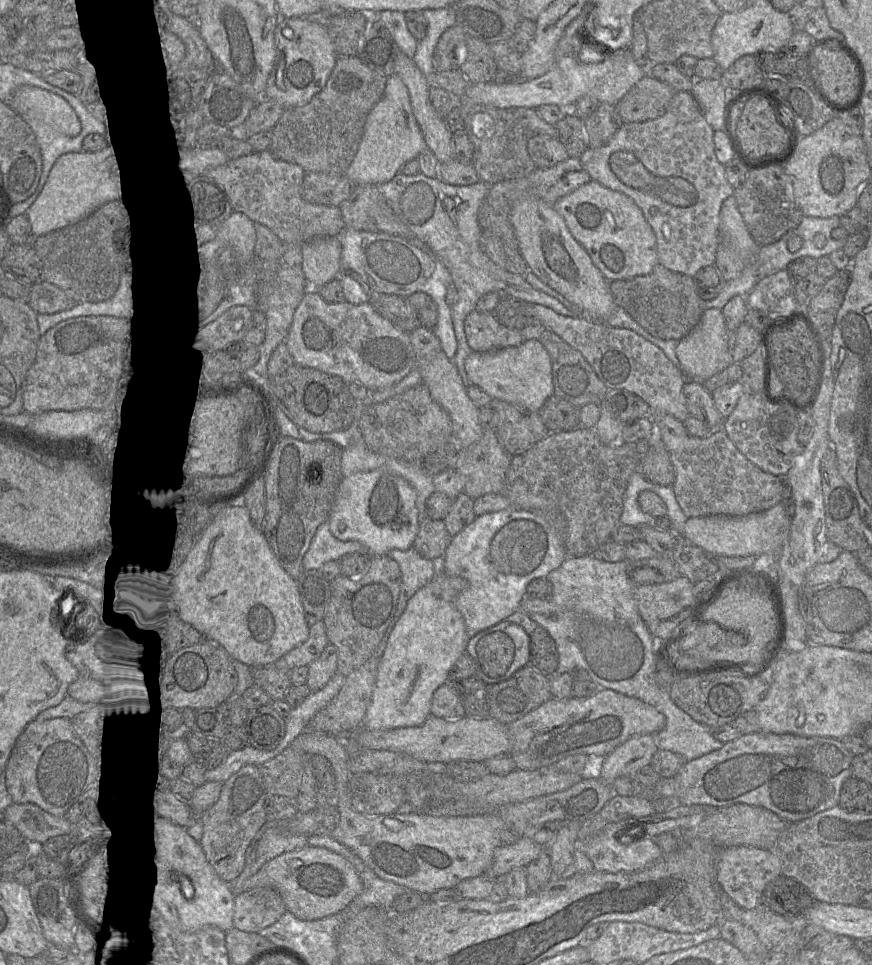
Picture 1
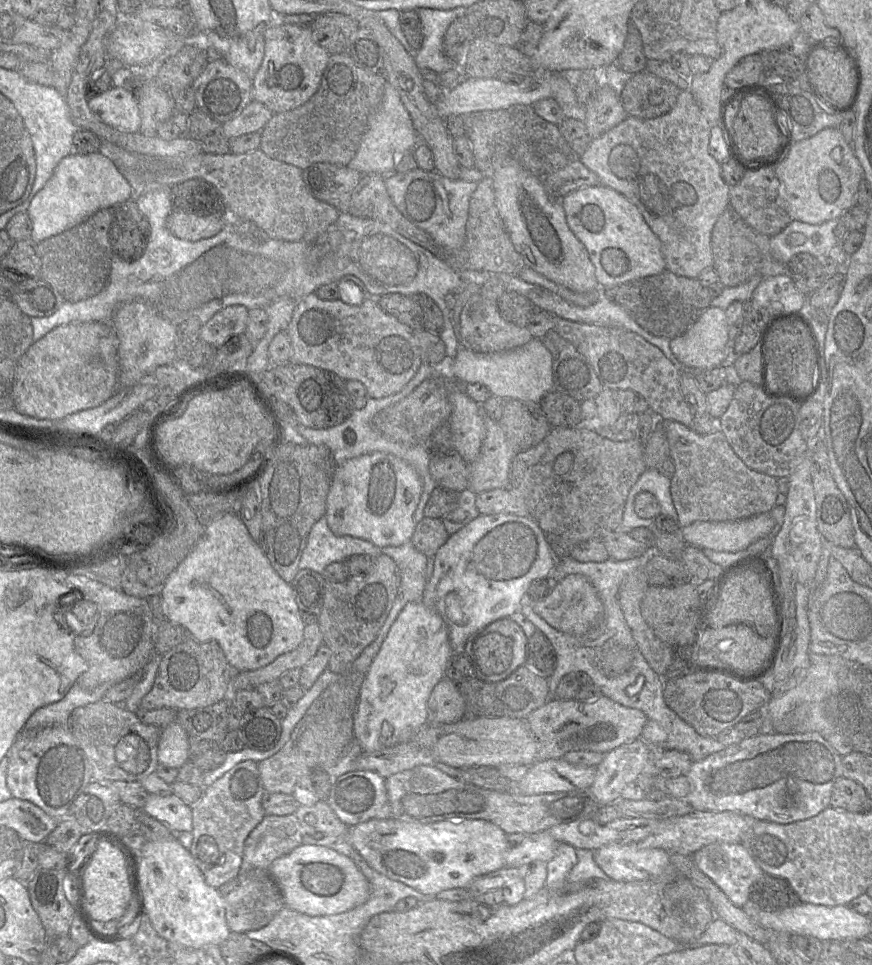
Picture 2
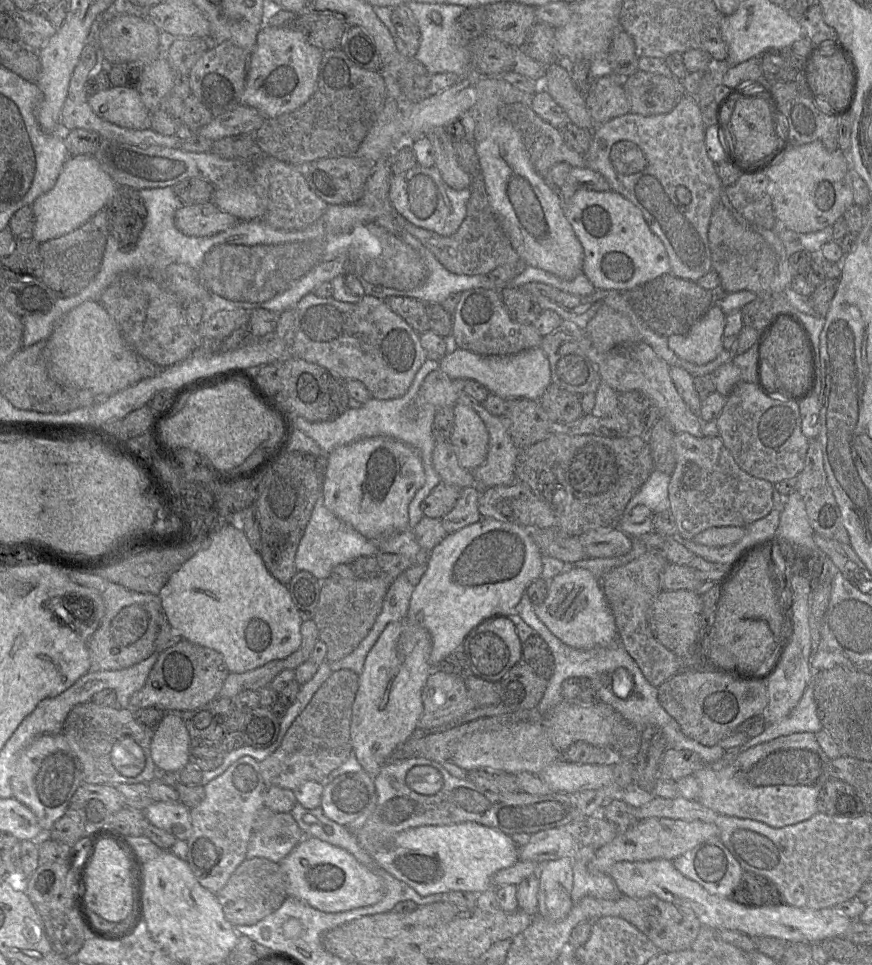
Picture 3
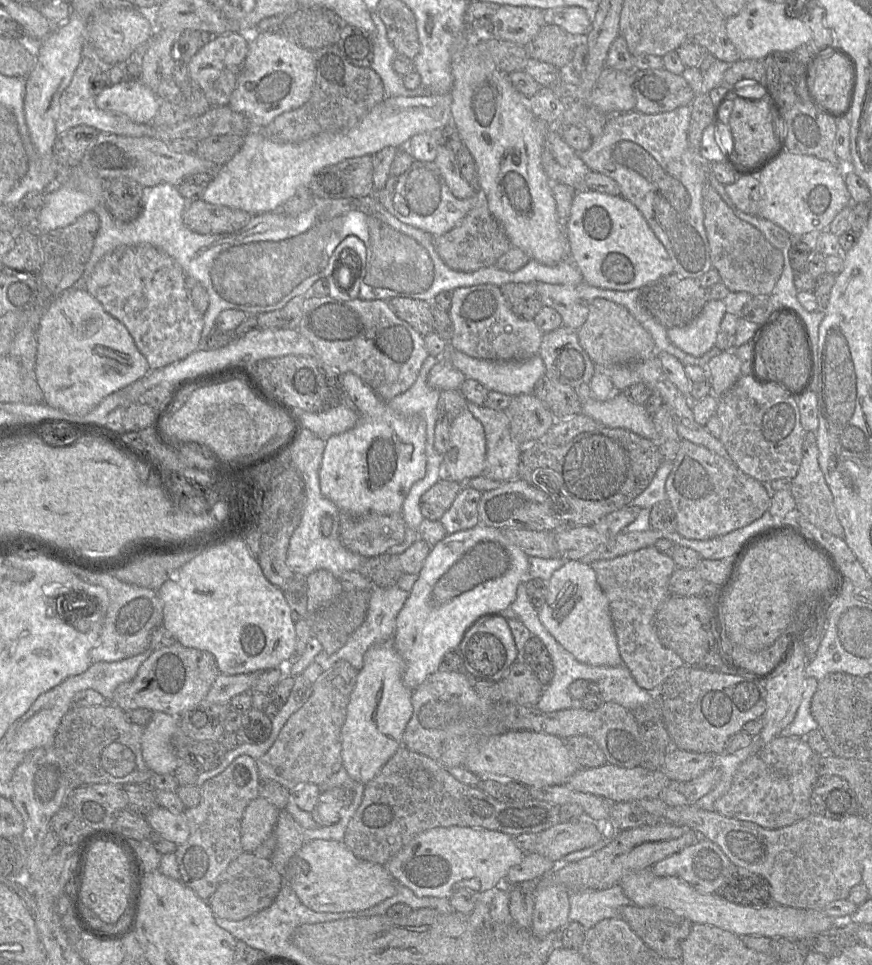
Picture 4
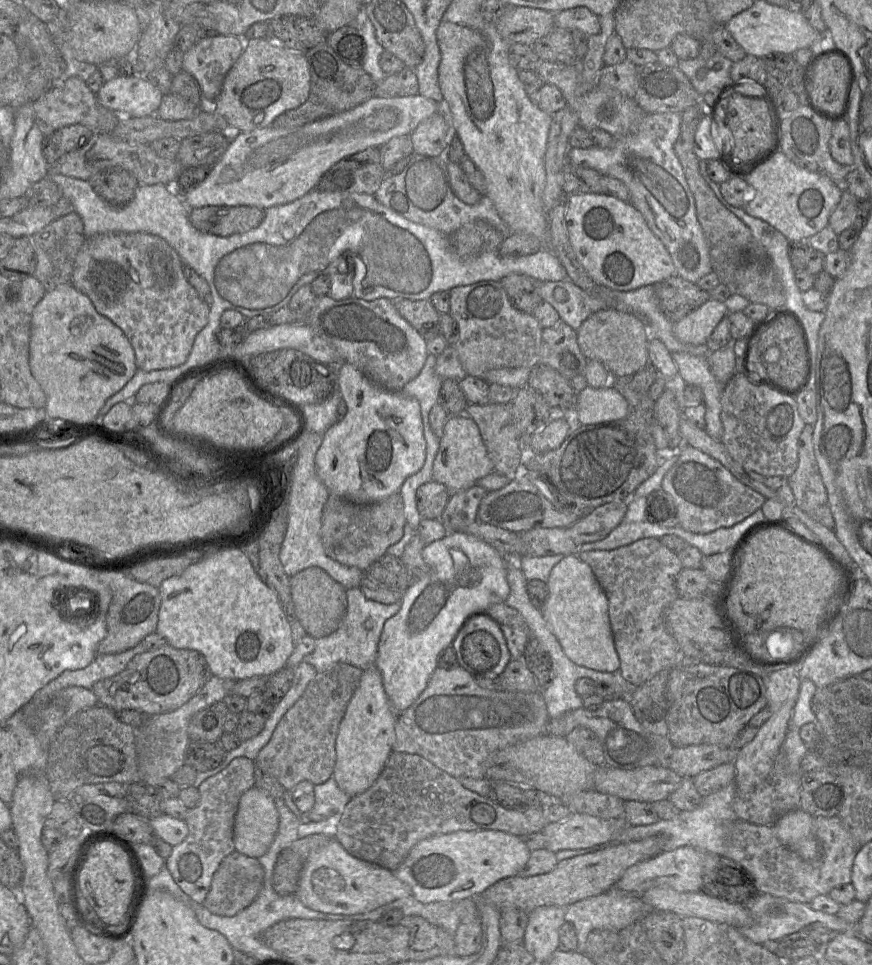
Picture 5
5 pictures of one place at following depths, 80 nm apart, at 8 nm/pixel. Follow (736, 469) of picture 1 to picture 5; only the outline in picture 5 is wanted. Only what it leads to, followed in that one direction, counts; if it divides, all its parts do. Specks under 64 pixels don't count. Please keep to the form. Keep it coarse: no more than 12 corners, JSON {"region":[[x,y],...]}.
{"region":[[688,444],[662,488],[679,526],[731,527],[761,509],[762,494]]}

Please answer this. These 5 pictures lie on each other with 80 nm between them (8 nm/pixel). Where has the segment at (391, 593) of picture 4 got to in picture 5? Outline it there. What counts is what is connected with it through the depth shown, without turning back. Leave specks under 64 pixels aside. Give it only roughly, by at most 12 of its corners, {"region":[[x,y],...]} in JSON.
{"region":[[346,589],[338,628],[315,638],[303,660],[317,672],[337,663],[374,665],[384,623],[385,605]]}

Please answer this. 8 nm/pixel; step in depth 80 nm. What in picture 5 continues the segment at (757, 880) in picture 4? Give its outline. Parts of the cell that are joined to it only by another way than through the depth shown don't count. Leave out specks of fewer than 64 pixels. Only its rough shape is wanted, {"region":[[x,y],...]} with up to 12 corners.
{"region":[[720,857],[700,892],[743,905],[759,893],[743,866]]}

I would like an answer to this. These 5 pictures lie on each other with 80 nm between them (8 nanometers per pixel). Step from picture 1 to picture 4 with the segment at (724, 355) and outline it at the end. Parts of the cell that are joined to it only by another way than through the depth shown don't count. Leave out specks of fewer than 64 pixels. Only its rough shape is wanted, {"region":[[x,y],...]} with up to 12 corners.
{"region":[[710,300],[690,324],[668,338],[696,357],[715,346],[726,313]]}

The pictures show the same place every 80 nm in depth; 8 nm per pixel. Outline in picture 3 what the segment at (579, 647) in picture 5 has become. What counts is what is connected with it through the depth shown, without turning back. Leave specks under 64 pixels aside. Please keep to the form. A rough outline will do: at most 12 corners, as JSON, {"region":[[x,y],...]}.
{"region":[[566,568],[536,616],[575,649],[618,641],[597,578]]}

